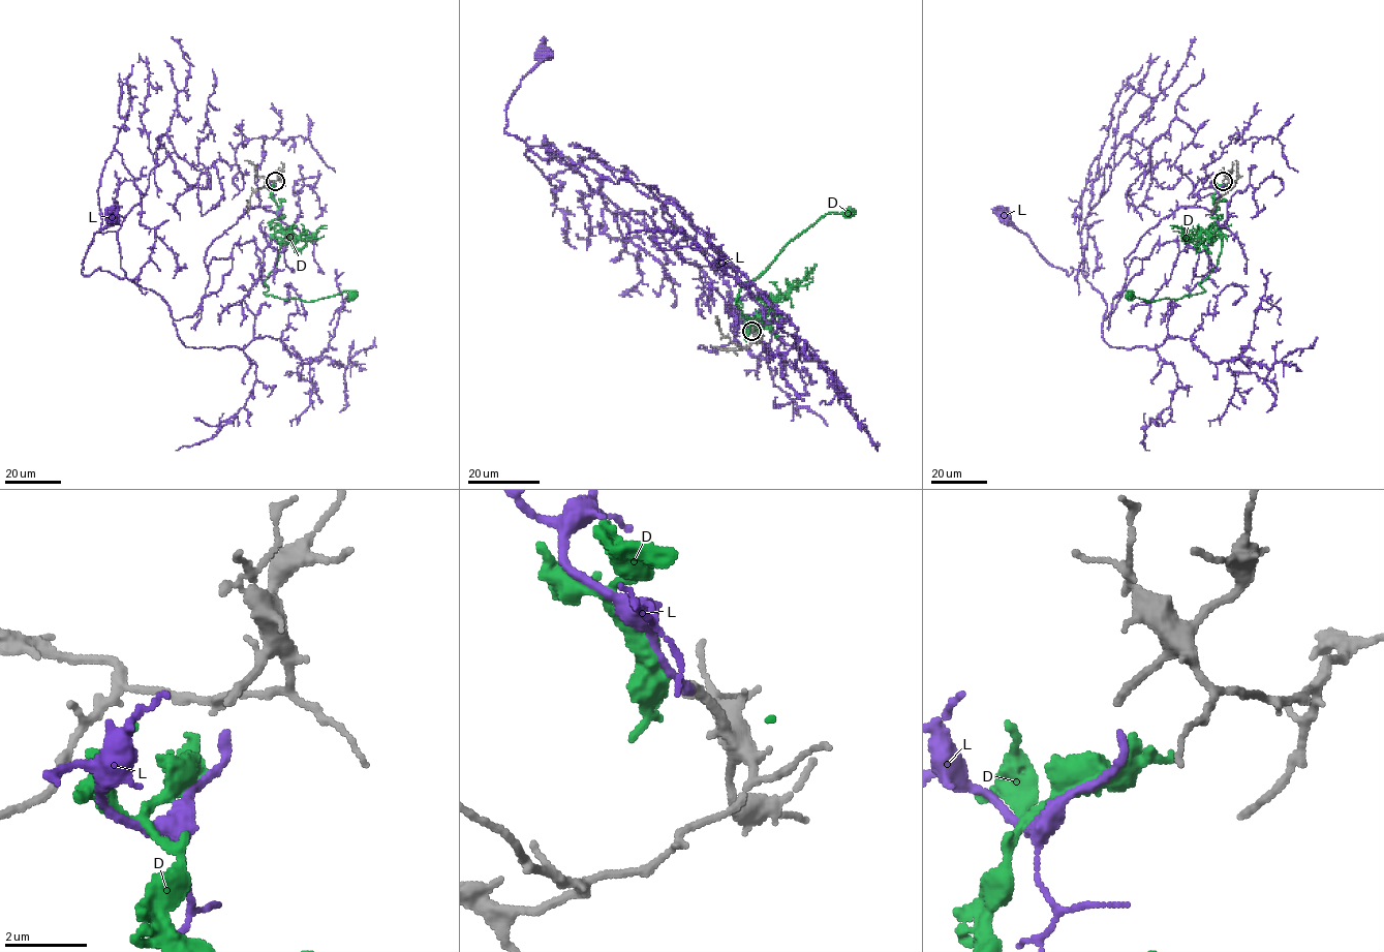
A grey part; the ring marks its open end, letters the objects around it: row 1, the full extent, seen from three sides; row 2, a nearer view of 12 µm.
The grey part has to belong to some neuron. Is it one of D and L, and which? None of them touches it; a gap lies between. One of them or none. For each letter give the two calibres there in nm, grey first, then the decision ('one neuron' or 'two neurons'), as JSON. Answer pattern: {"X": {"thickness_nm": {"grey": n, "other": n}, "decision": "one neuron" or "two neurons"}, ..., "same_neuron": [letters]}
{"D": {"thickness_nm": {"grey": 200, "other": 240}, "decision": "two neurons"}, "L": {"thickness_nm": {"grey": 200, "other": 190}, "decision": "one neuron"}, "same_neuron": ["L"]}

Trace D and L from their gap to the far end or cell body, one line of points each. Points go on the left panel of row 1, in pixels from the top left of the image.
D: (274, 183), (276, 213), (284, 216), (270, 222), (278, 223), (280, 248), (263, 293), (306, 301), (351, 294)
L: (275, 183), (257, 189), (258, 207), (206, 249), (205, 296), (179, 319), (127, 278), (81, 272), (112, 217)

